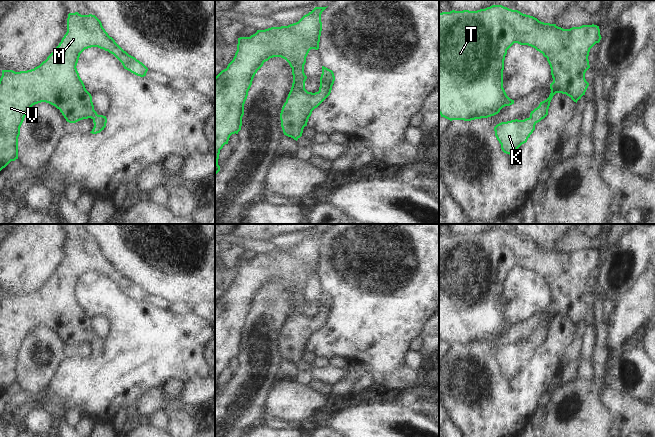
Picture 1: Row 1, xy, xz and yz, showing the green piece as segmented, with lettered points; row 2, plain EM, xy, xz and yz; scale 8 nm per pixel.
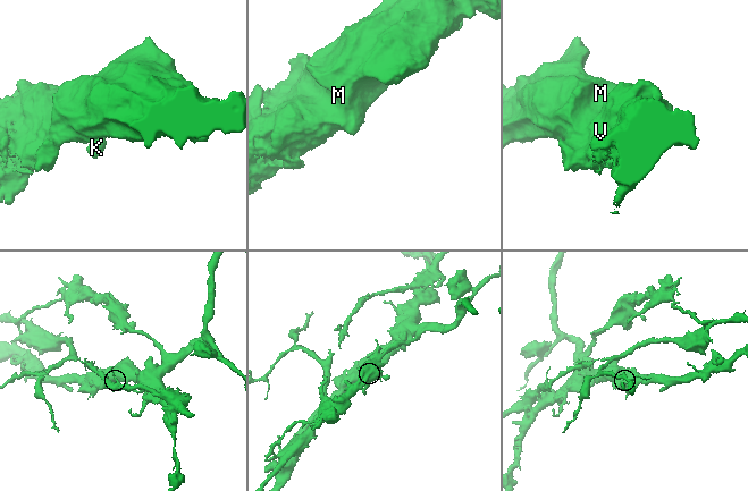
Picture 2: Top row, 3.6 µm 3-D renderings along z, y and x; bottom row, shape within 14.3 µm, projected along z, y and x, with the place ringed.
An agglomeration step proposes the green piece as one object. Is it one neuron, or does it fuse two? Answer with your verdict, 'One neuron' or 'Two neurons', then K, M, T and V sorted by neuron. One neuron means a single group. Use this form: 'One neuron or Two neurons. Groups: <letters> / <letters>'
One neuron. Groups: K M T V.

